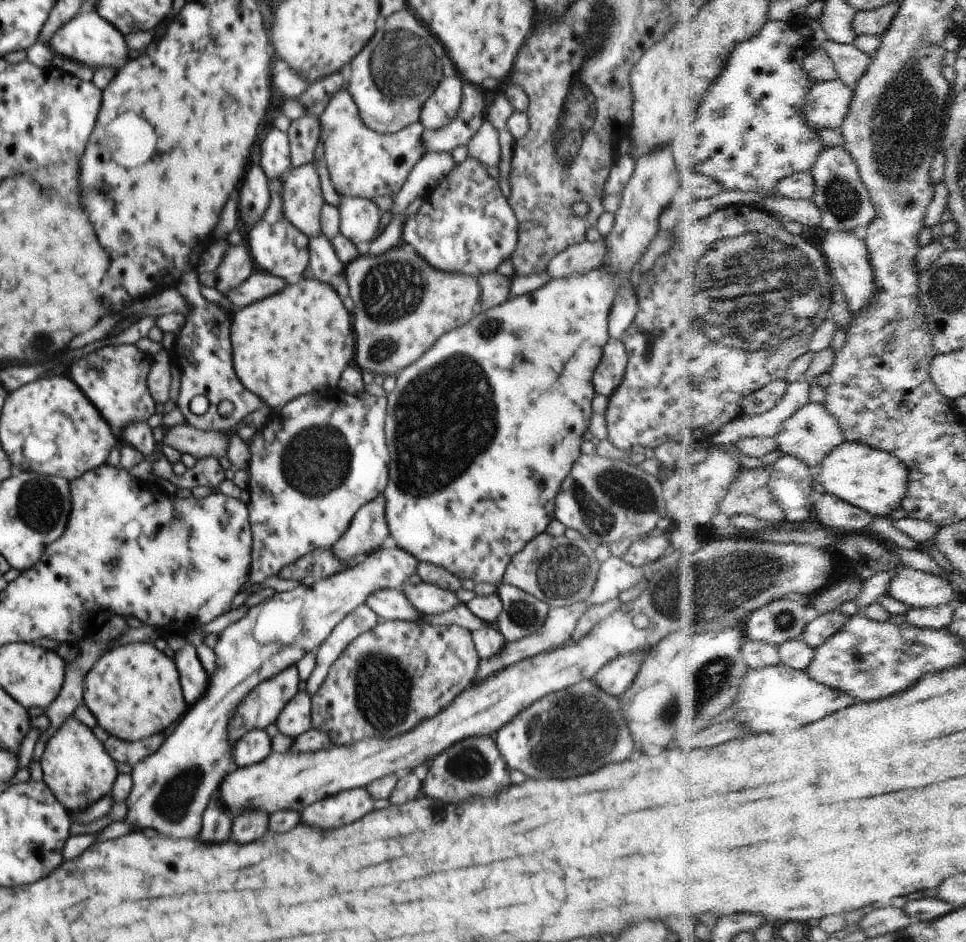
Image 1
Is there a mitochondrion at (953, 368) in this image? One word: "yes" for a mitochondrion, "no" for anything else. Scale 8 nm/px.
no

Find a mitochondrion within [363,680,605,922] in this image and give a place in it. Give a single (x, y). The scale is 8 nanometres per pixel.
(464, 766)

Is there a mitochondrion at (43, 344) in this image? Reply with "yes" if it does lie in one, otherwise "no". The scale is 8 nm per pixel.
yes

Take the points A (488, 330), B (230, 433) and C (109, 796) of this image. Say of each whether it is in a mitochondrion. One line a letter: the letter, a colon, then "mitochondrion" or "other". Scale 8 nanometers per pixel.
A: mitochondrion
B: other
C: other

